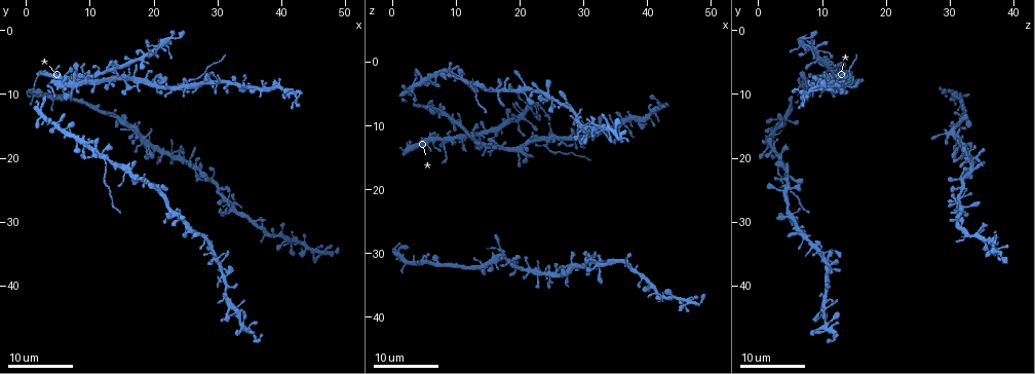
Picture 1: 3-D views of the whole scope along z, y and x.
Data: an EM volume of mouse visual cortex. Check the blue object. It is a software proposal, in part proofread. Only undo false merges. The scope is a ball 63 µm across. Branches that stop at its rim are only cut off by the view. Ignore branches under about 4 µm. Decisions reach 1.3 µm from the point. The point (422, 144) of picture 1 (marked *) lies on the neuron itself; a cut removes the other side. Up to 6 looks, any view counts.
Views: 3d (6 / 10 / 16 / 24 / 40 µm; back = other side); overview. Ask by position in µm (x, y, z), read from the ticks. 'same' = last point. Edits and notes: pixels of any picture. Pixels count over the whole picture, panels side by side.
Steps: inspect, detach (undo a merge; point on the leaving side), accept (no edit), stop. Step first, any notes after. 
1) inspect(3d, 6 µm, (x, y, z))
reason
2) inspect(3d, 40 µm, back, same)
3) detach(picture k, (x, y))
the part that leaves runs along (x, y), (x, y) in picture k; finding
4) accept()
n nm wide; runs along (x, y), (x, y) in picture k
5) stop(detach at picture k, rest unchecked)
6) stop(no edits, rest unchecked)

inspect(3d, 16 µm, (17.5, 16.0, 30.0))
arms run side by side

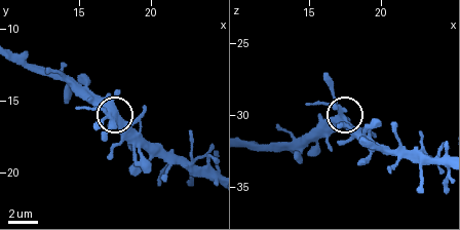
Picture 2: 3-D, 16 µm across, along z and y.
inspect(3d, 10 µm, (17.4, 16.4, 30.2))
closer look

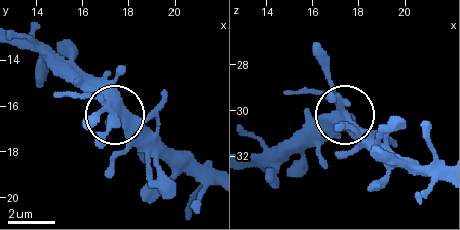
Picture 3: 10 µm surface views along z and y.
accept()
420 nm wide; one neuron here

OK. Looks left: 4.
inspect(3d, 24 µm, (33.5, 45.5, 10.5))
two arms in line, one across

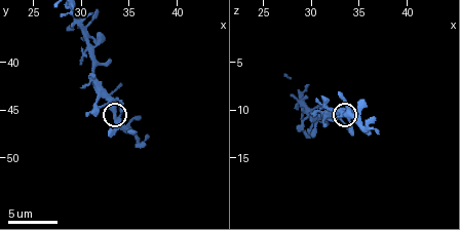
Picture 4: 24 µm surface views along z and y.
inspect(3d, 10 µm, same)
closer look

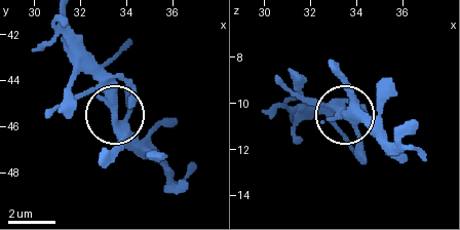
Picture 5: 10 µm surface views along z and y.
accept()
310 nm wide; runs along (290, 117), (337, 112), (382, 127) in picture 5; all the same neuron

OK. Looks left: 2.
inspect(3d, 16 µm, (12.5, 20.5, 3.5))
branch point

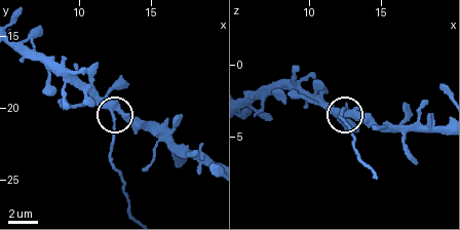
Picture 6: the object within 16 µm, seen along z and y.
inspect(3d, 10 µm, same)
closer look

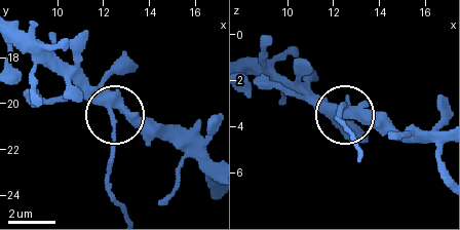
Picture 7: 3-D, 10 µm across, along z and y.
detach(picture 7, (111, 151))
310 nm wide; the part that leaves runs along (113, 116), (107, 185), (118, 208) in picture 7; two neurons meet here

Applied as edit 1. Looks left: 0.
stop(detach at picture 7, rest unchecked)

